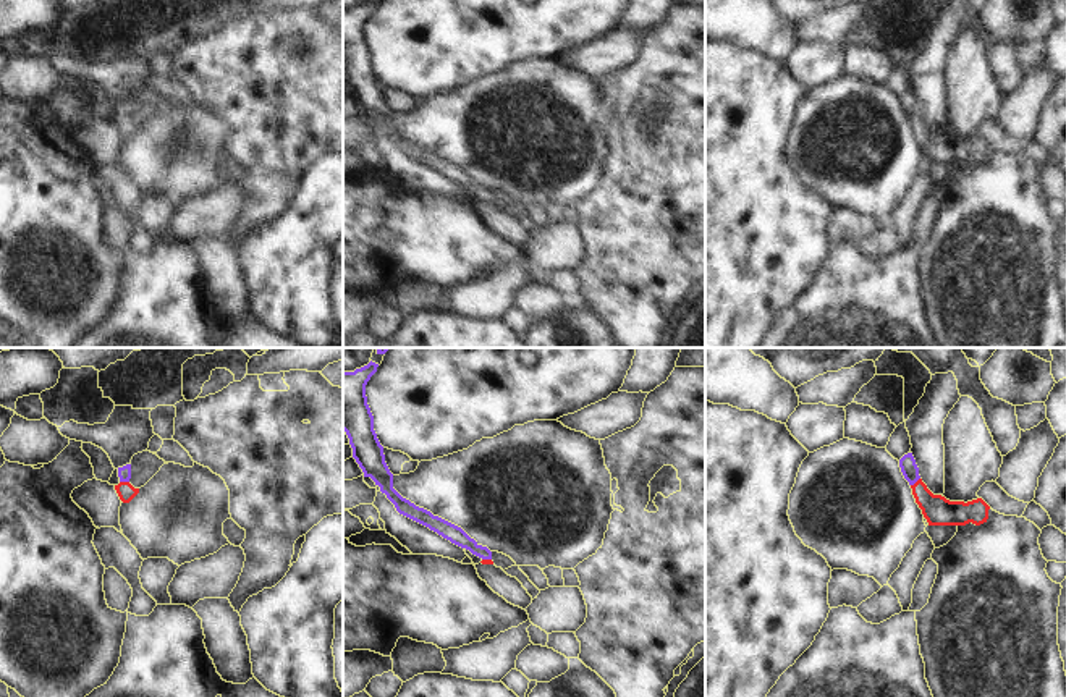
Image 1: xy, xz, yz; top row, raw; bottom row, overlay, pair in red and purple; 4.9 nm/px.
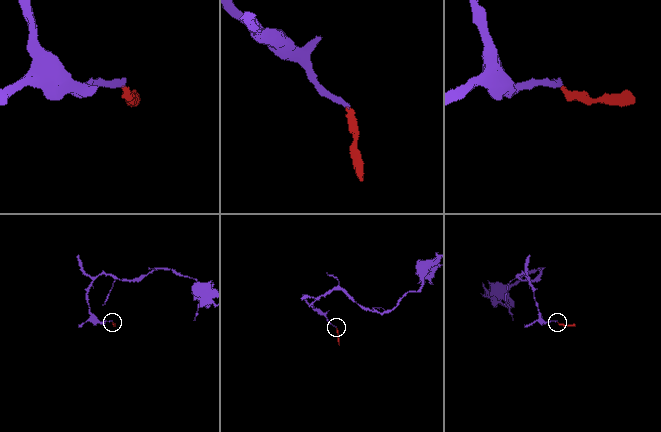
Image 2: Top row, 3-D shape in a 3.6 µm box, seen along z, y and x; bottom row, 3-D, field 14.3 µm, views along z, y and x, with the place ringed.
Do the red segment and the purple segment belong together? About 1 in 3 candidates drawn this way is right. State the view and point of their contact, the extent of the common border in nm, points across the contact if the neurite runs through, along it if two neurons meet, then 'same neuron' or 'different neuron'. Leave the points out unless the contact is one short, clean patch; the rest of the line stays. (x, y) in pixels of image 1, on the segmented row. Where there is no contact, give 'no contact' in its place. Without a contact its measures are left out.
xy (125, 482) | 50 nm | across xy (126, 492), (125, 482), (123, 473) | same neuron

